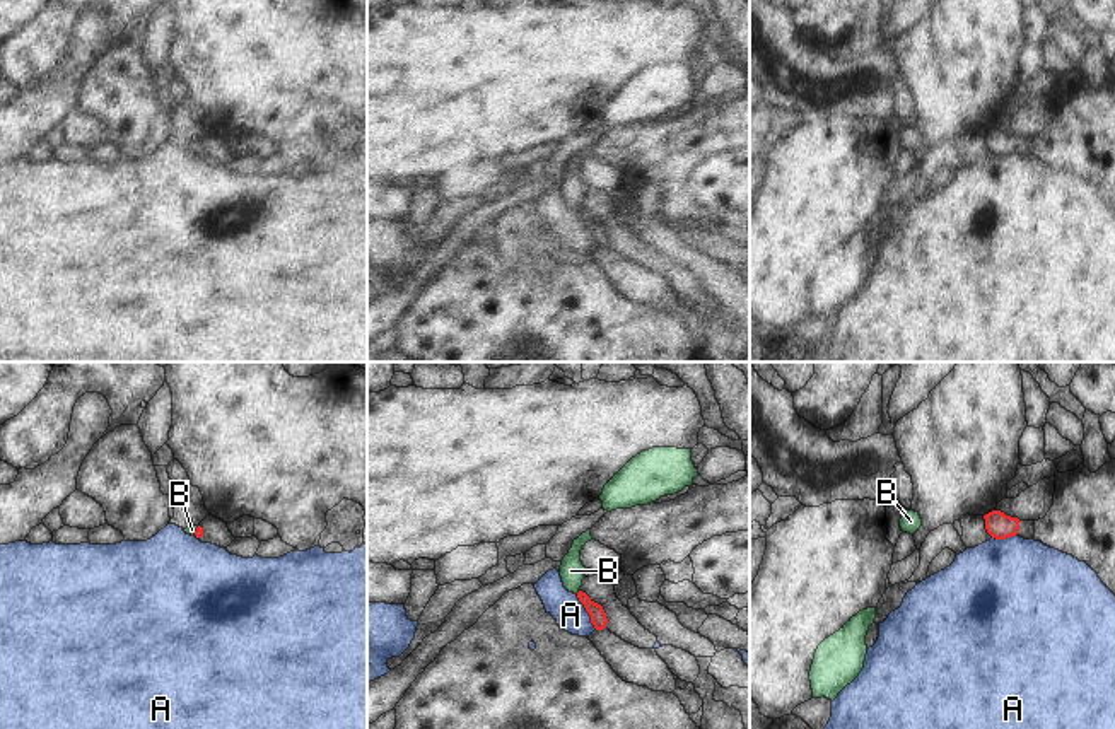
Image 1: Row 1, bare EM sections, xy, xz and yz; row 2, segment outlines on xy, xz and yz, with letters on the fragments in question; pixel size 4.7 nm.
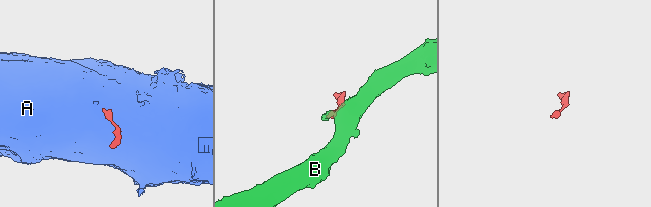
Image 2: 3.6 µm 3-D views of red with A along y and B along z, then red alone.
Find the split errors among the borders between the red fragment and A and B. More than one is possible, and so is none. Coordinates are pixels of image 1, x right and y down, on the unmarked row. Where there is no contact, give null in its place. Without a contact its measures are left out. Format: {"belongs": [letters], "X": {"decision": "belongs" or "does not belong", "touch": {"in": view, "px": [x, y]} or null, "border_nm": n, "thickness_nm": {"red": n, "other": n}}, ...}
{"belongs": ["B"], "A": {"decision": "does not belong", "touch": {"in": "xz", "px": [586, 227]}, "border_nm": 190, "thickness_nm": {"red": 80, "other": 150}}, "B": {"decision": "belongs", "touch": {"in": "xy", "px": [195, 149]}, "border_nm": 50, "thickness_nm": {"red": 50, "other": 40}}}

